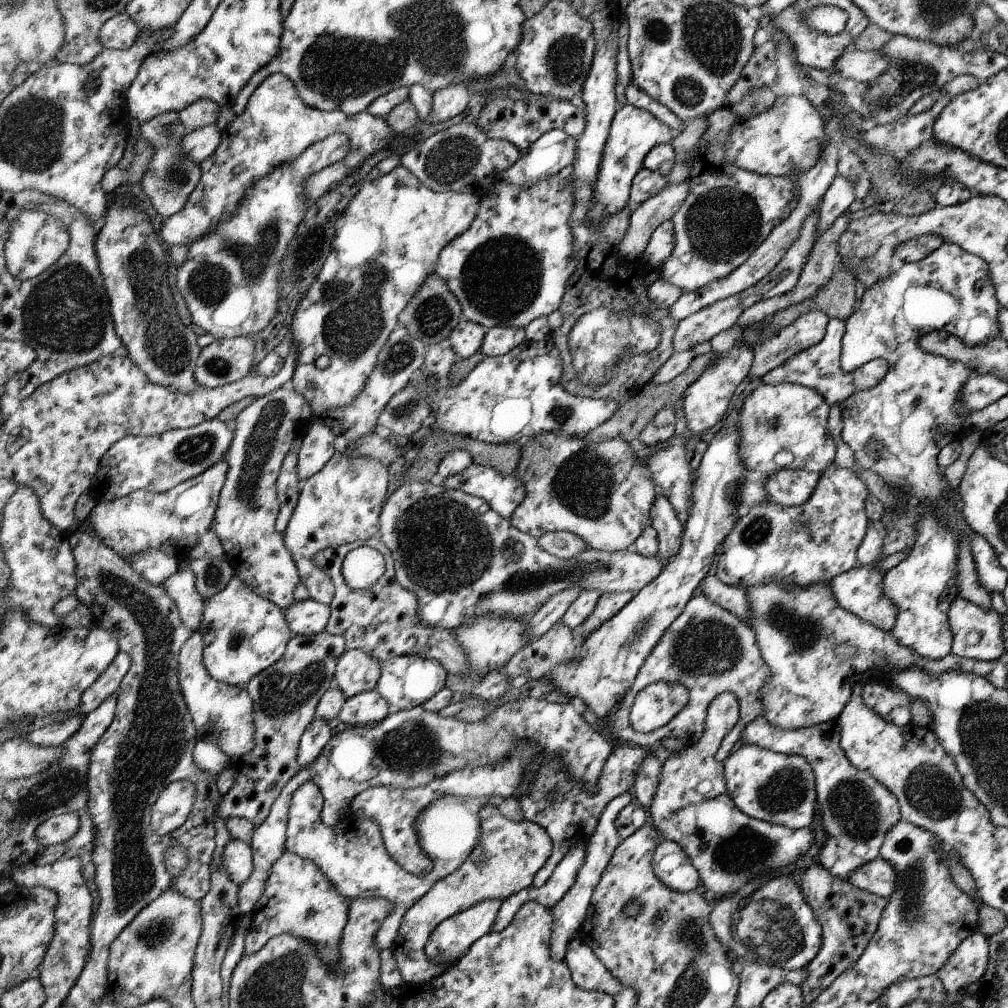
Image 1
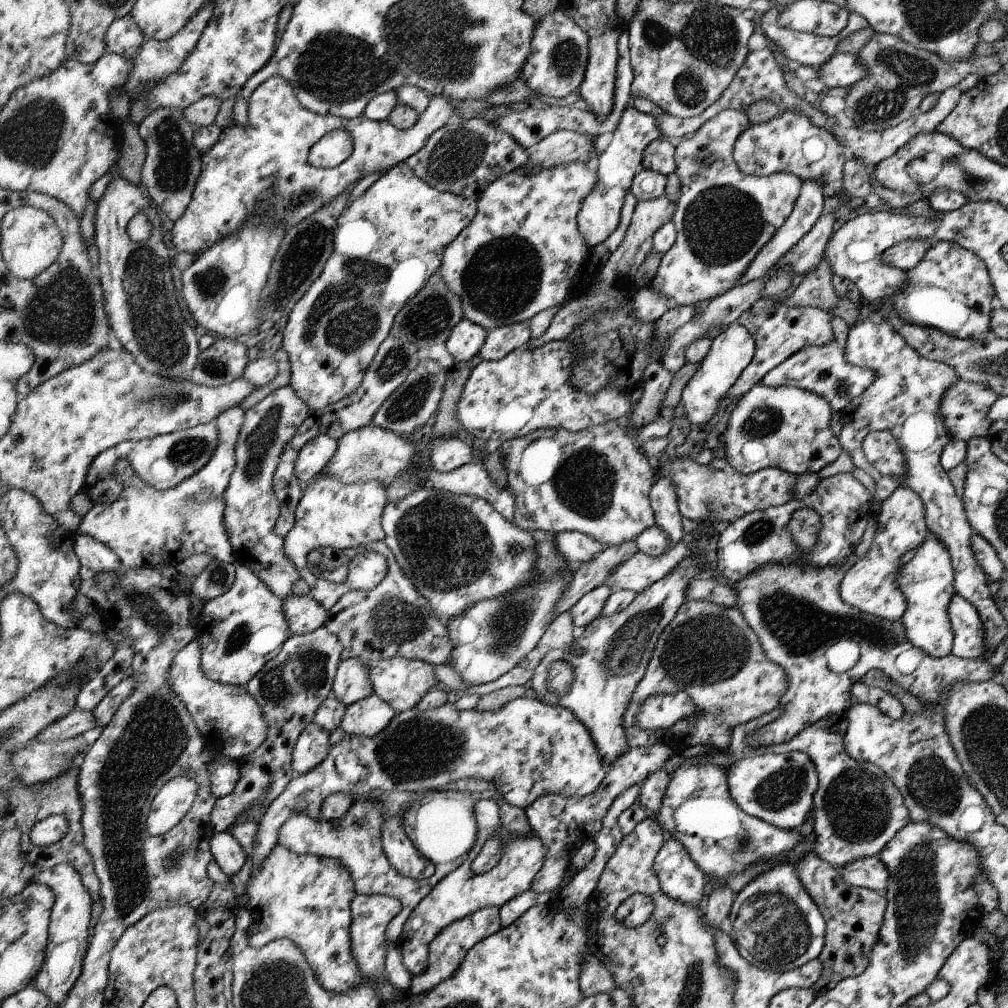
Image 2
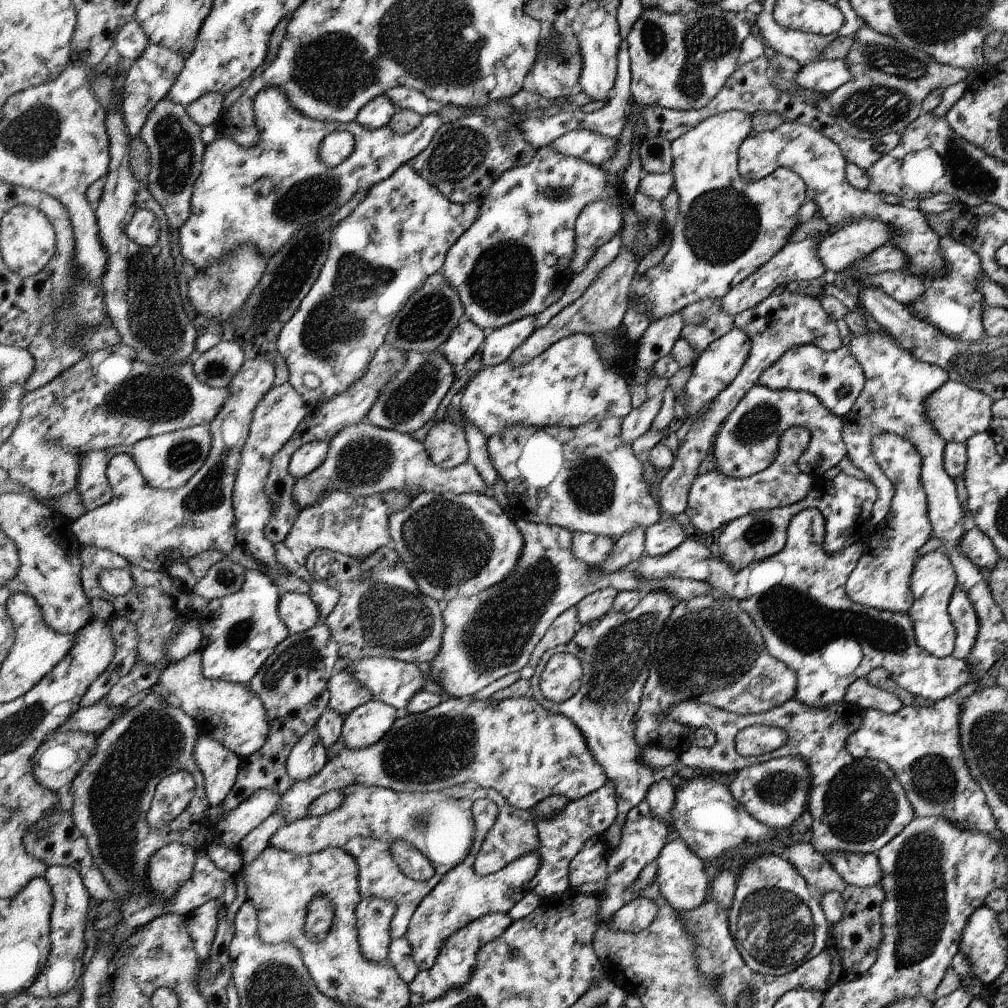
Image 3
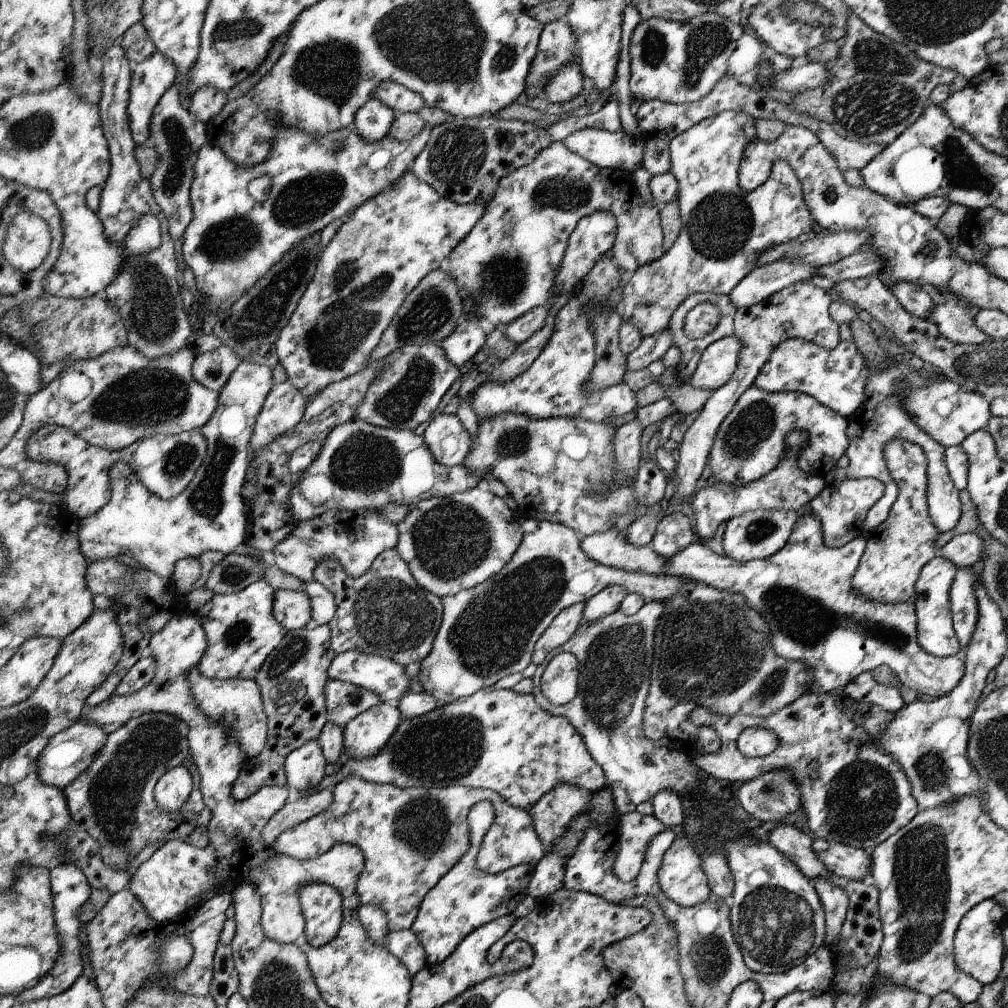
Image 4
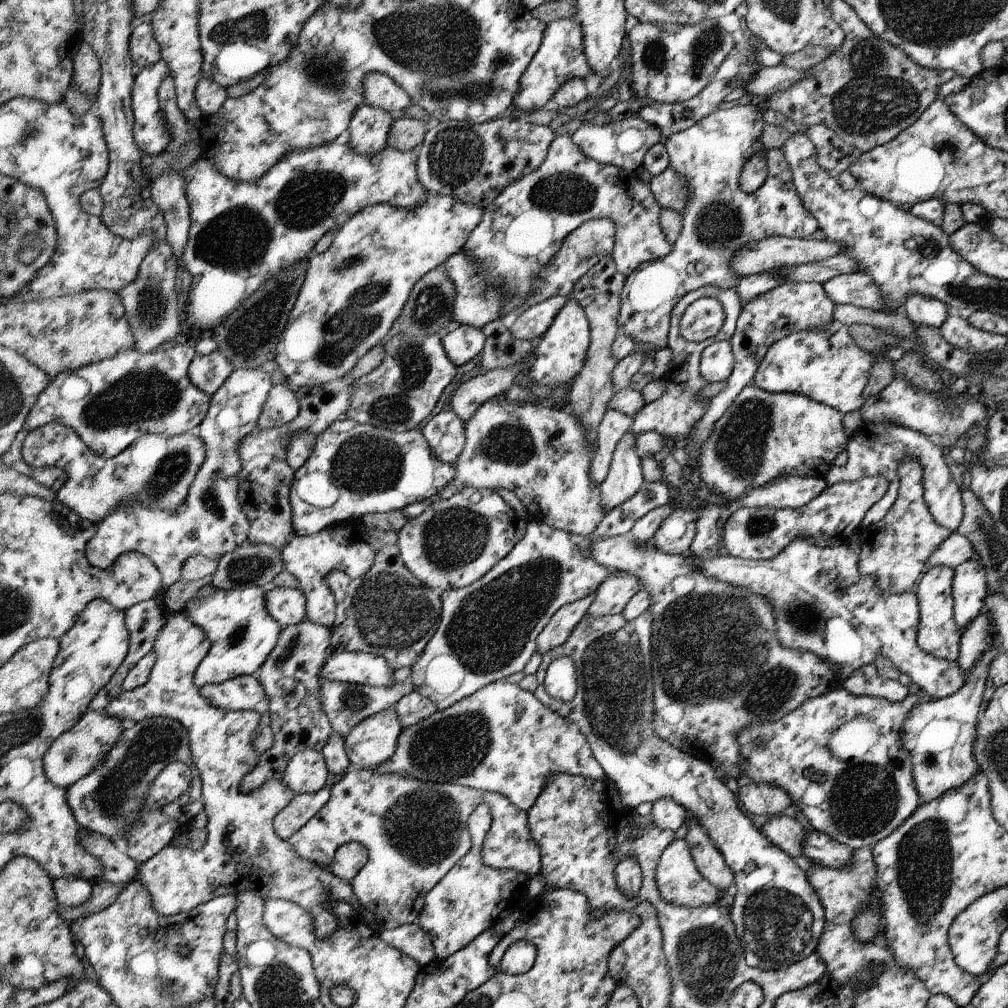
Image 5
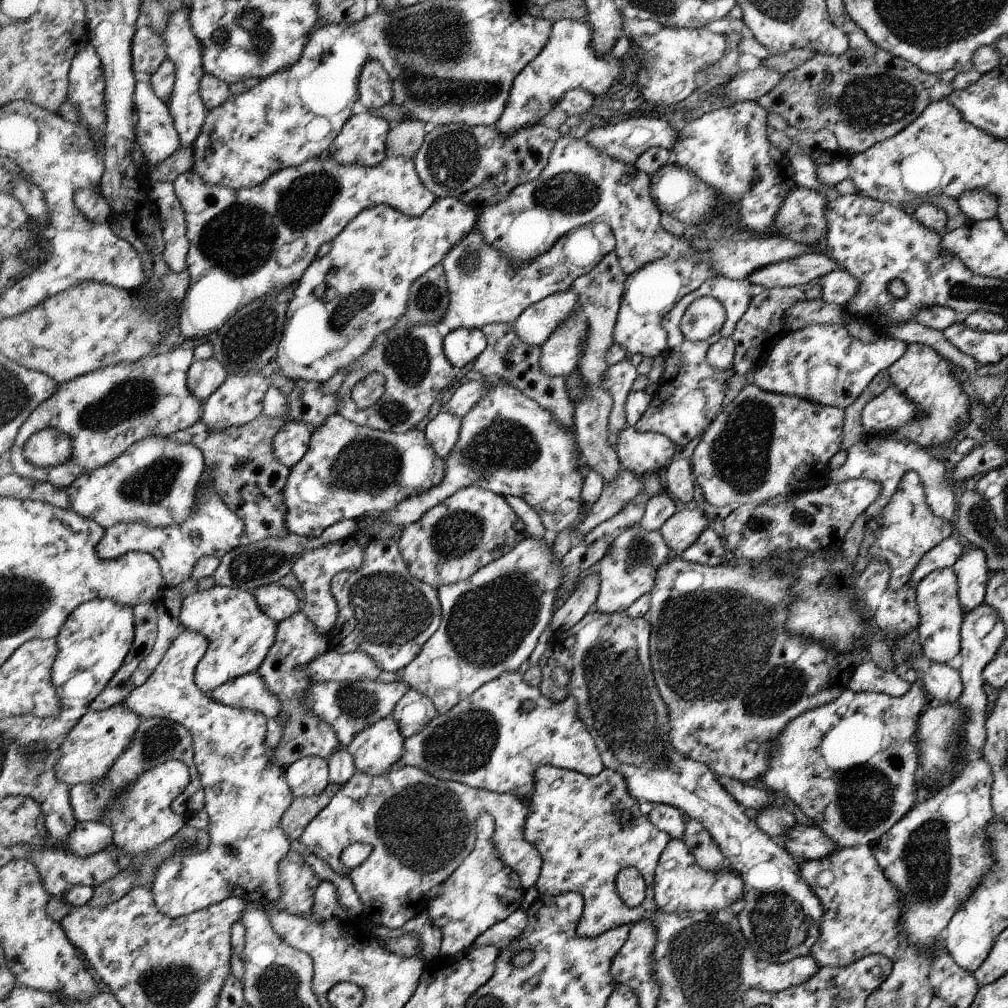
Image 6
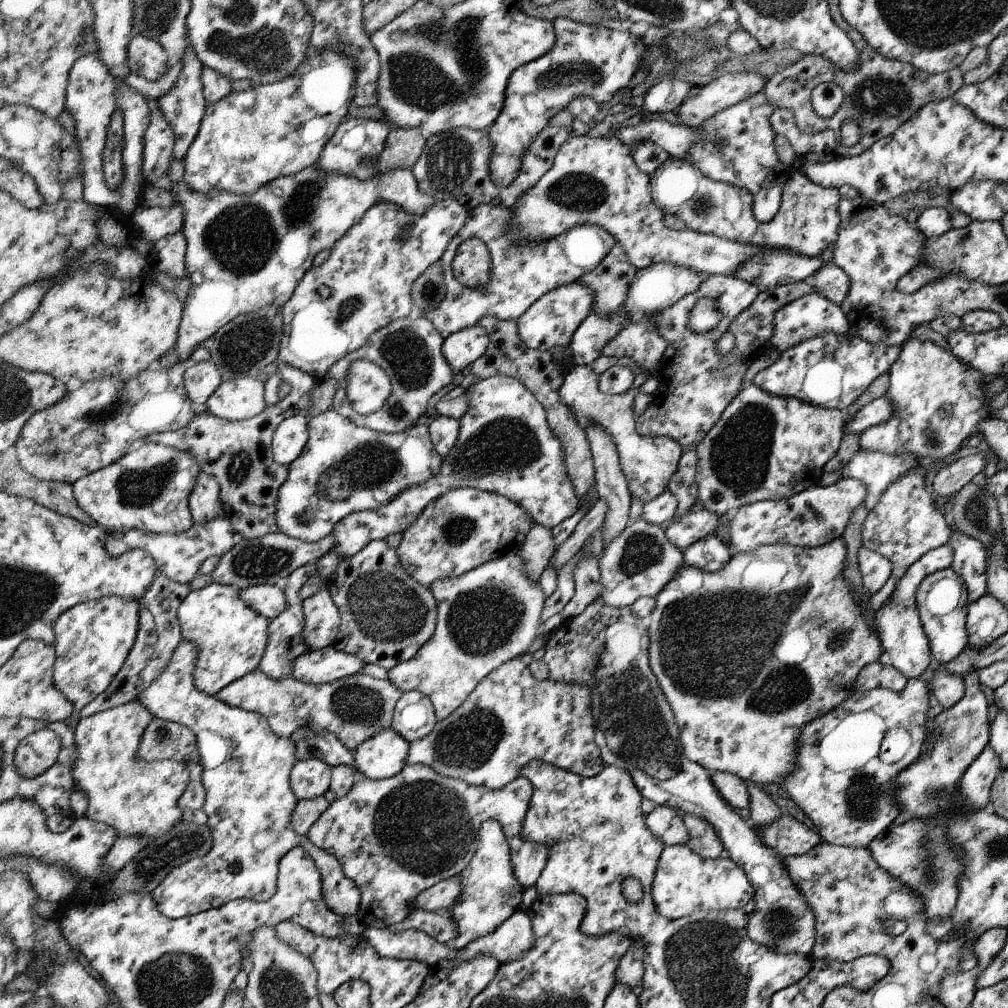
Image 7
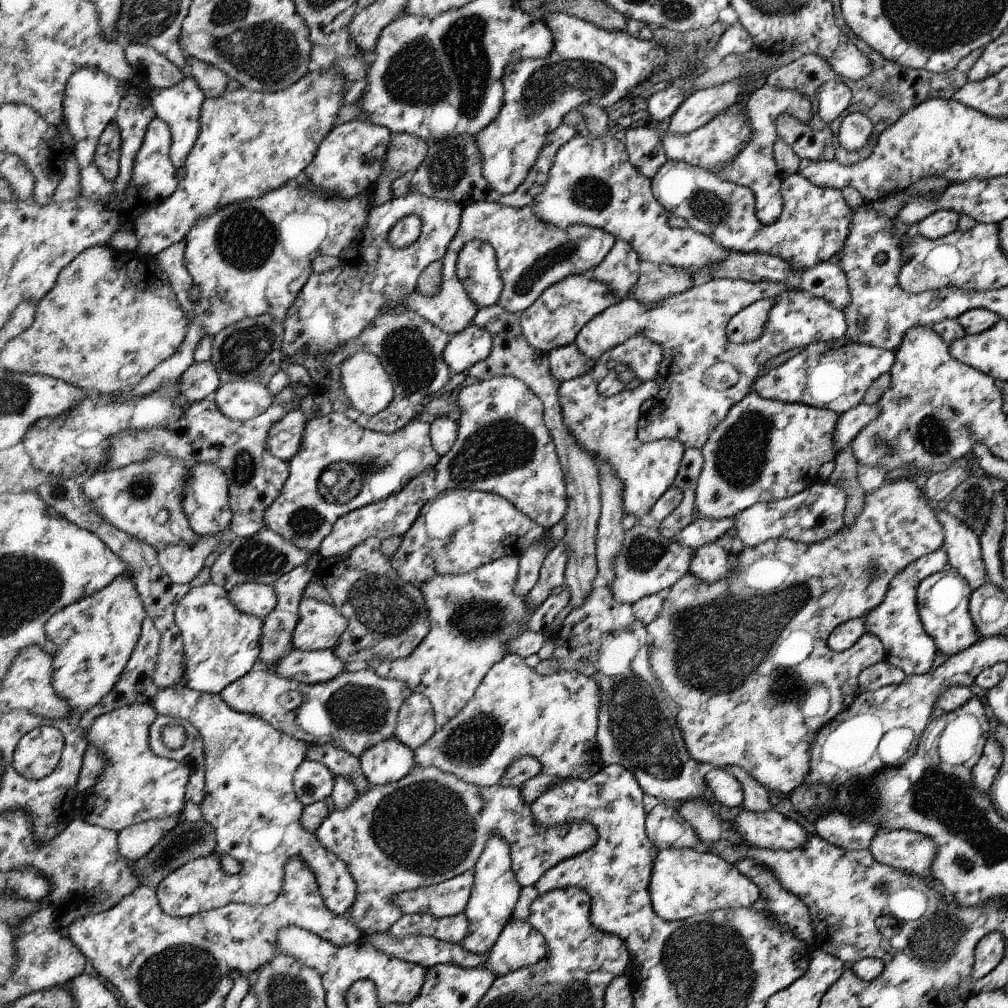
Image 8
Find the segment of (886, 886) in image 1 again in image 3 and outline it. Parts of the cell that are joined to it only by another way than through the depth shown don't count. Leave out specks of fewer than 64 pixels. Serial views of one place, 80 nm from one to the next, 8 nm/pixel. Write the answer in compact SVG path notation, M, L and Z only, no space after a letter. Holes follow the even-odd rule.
M826 853L832 868L848 883L859 887L878 885L883 878L879 857L875 853Z

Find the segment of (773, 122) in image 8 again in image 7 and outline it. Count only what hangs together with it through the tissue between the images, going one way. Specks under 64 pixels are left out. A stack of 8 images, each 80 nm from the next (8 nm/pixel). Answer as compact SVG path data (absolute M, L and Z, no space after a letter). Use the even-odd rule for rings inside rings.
M762 90L716 113L696 128L703 134L701 142L693 145L684 158L712 180L748 189L754 196L753 212L759 223L770 223L778 214L782 192L786 190L786 182L795 170L780 160L775 149L776 132L771 124L771 116L776 109Z

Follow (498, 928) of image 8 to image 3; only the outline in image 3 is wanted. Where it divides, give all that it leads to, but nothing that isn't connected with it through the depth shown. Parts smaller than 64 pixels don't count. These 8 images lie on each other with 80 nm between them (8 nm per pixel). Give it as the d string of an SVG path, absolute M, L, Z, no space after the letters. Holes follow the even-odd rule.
M480 799L474 804L475 838L467 858L448 871L414 911L405 935L410 941L412 956L419 970L427 971L436 964L445 943L455 933L484 915L507 913L531 890L531 880L535 878L542 862L536 849L534 853L516 859L498 872L480 875L475 871L475 858L482 850L483 840L490 834L498 816L499 807L495 801Z

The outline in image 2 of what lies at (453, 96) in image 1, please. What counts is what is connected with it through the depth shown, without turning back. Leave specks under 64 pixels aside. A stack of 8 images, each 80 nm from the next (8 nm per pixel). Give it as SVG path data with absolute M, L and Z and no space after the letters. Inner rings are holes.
M281 76L265 80L250 98L250 114L248 115L248 128L242 130L241 125L224 128L220 140L212 150L203 156L203 173L200 177L194 200L187 213L175 223L170 234L174 236L174 244L178 252L188 251L196 256L205 253L209 248L215 247L224 237L244 228L251 218L261 210L261 201L271 199L273 205L269 208L271 216L280 218L288 228L296 226L310 214L319 212L342 195L342 192L372 172L389 171L397 164L422 150L428 139L436 130L442 128L454 118L454 106L458 103L449 101L445 96L433 96L430 106L426 108L414 127L401 131L395 125L386 121L371 121L363 114L353 119L341 119L332 115L322 116L310 112L300 103L292 84ZM336 129L347 130L353 138L354 150L342 164L331 169L313 167L307 160L311 147L314 147L324 135Z

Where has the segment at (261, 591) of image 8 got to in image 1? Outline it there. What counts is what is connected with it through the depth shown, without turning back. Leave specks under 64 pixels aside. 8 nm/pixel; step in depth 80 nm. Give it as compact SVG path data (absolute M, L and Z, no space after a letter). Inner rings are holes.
M310 597L296 601L286 612L287 623L294 635L310 636L325 630L331 615L331 608Z

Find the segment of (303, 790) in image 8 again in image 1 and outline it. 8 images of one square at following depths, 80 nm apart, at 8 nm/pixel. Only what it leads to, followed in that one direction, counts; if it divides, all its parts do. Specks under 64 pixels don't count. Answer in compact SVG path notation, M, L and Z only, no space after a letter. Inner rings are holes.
M315 718L304 731L299 743L298 761L302 767L308 767L319 758L324 747L332 738L332 729L325 720Z

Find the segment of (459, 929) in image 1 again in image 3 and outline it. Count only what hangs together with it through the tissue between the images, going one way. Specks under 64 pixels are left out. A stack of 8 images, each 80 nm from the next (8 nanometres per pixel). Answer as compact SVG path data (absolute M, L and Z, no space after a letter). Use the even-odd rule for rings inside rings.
M491 913L476 919L474 923L455 933L445 943L436 964L427 971L418 971L418 974L408 984L411 994L409 1006L422 1007L427 1003L442 999L444 995L456 987L464 987L471 980L477 968L477 955L481 948L503 935L512 923L513 920L511 916L508 916L508 913Z

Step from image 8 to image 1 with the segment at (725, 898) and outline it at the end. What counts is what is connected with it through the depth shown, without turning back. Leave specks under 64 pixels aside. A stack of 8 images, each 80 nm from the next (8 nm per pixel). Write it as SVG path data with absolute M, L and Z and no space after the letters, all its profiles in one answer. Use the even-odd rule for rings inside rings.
M665 838L663 844L656 847L654 871L668 888L676 892L689 893L702 890L699 870L687 855L687 851L676 844L676 841Z

